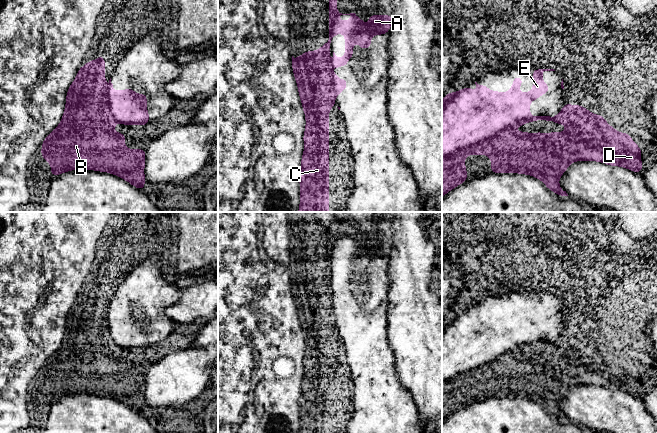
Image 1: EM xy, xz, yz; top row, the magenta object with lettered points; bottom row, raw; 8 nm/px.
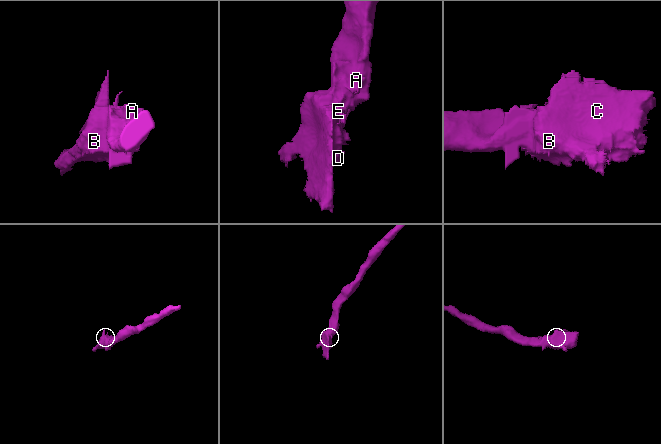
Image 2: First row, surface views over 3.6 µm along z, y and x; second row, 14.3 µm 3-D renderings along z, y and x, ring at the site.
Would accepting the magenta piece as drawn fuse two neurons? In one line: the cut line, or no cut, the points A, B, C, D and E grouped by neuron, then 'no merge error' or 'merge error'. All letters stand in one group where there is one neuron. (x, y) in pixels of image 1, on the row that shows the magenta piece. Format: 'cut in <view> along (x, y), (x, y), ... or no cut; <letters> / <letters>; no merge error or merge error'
no cut; A B C D E; no merge error

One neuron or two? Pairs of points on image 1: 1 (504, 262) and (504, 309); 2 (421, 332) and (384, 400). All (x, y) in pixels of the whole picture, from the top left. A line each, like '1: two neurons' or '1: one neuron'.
1: two neurons
2: two neurons

